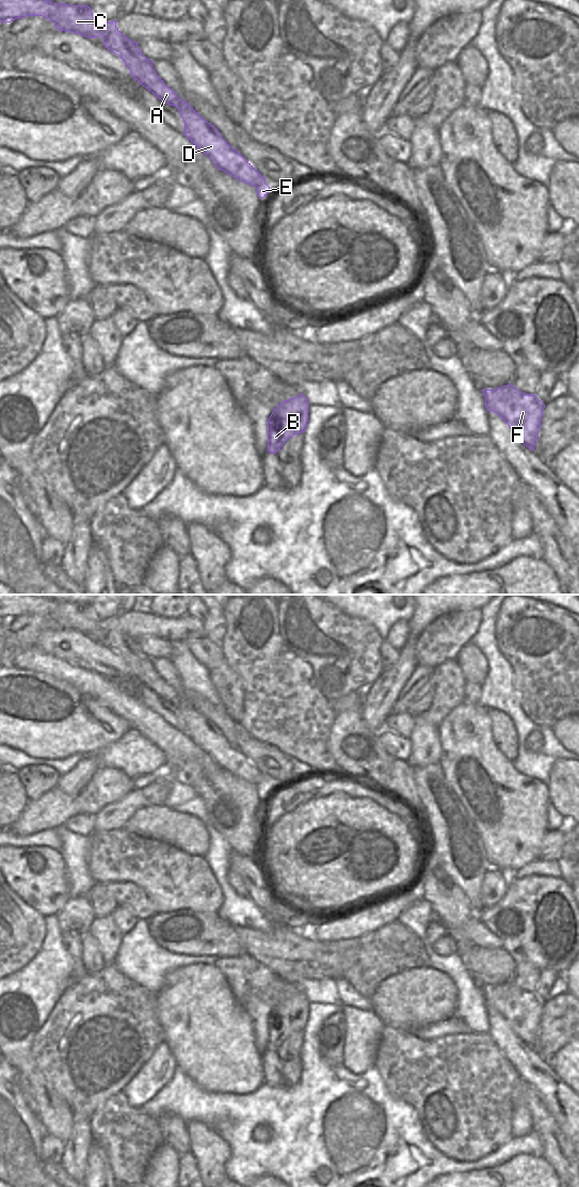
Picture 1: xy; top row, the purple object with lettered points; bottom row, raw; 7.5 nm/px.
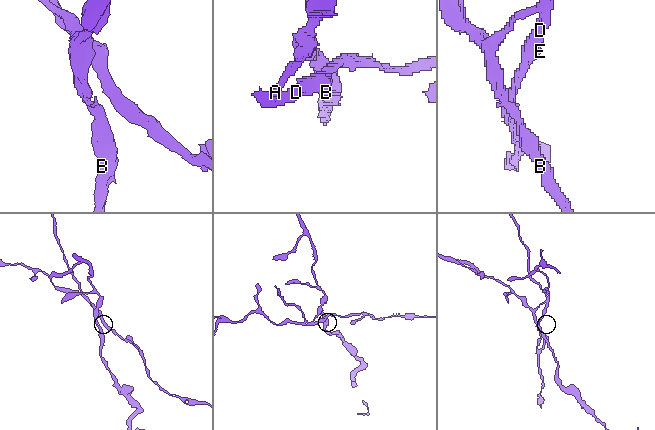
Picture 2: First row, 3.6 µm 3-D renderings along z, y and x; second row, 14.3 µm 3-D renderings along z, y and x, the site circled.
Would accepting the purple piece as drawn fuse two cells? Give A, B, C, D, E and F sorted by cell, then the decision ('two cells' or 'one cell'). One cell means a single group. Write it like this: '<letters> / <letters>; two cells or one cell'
A B / C D E F; two cells

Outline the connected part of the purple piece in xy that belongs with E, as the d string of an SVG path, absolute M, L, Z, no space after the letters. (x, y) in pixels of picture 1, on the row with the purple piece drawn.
M180 99L176 107L184 122L184 136L207 155L219 170L256 187L261 199L271 192L263 176L223 139L213 125L205 121L183 99Z

